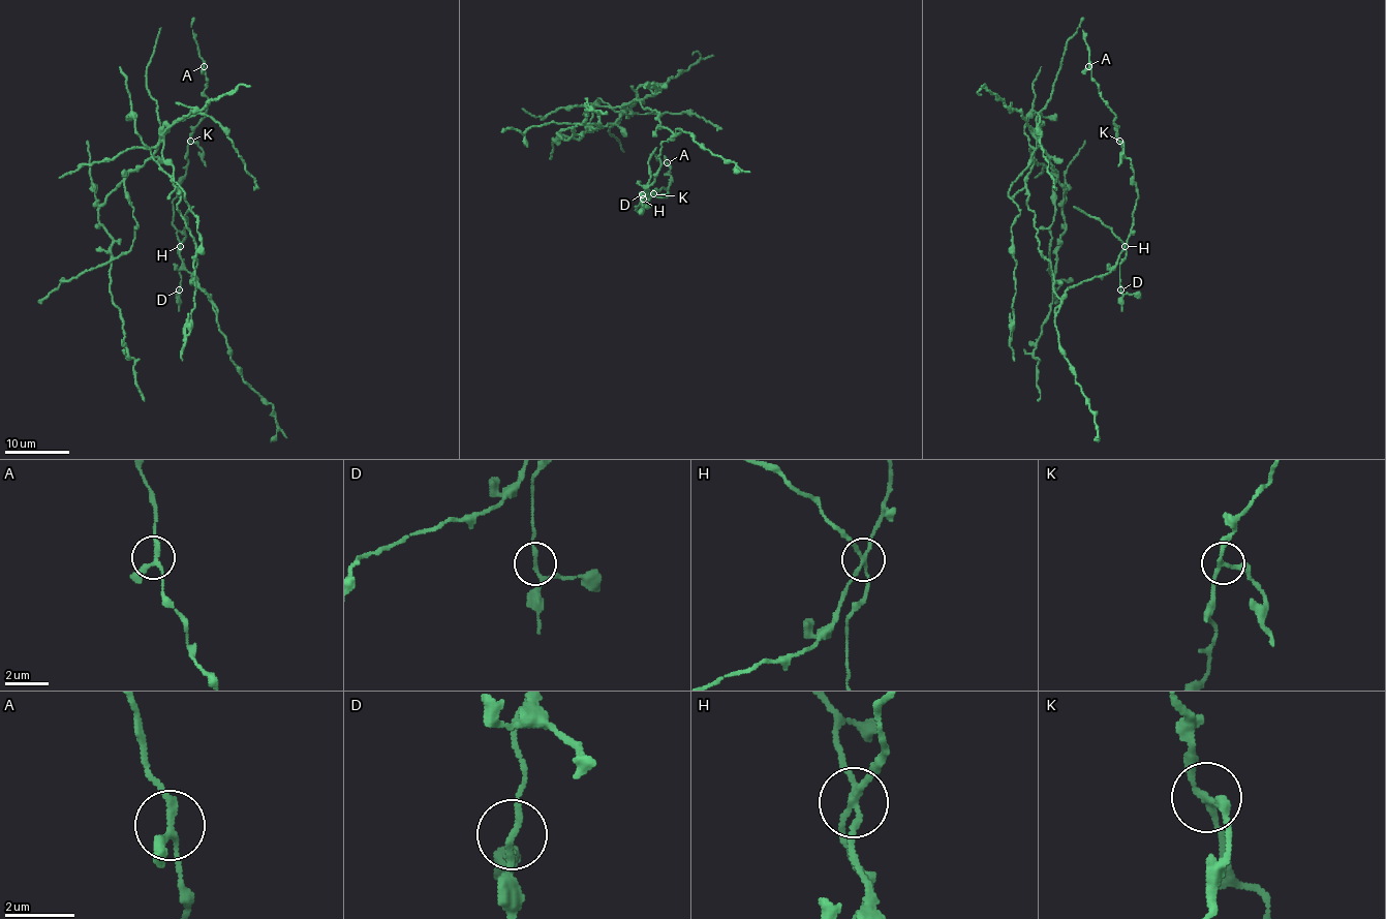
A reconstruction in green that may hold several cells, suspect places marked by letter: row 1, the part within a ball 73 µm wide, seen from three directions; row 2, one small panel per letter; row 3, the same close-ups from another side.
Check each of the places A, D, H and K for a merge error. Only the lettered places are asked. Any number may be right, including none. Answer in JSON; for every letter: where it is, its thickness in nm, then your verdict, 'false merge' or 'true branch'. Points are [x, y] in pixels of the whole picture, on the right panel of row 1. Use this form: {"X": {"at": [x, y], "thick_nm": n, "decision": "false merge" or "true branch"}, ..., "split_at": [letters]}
{"A": {"at": [1088, 66], "thick_nm": 180, "decision": "true branch"}, "D": {"at": [1120, 289], "thick_nm": 150, "decision": "true branch"}, "H": {"at": [1125, 246], "thick_nm": 180, "decision": "false merge"}, "K": {"at": [1119, 141], "thick_nm": 170, "decision": "false merge"}, "split_at": ["H", "K"]}

